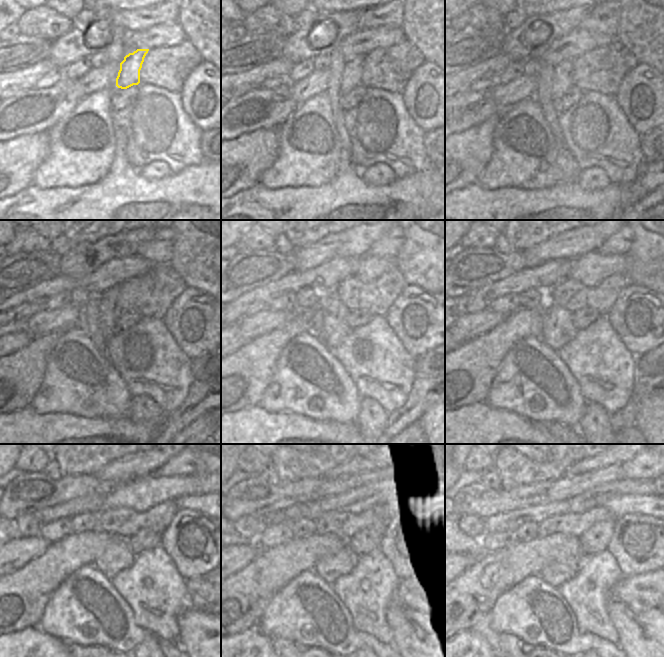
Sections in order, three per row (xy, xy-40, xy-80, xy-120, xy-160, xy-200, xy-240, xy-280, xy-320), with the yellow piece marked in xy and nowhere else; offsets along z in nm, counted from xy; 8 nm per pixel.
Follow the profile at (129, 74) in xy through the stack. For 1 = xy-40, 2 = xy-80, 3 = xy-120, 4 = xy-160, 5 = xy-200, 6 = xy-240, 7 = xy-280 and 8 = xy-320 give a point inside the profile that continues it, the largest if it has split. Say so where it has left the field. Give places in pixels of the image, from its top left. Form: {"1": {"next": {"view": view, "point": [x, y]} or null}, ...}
{"1": {"next": {"view": "xy-40", "point": [352, 73]}}, "2": {"next": {"view": "xy-80", "point": [562, 81]}}, "3": {"next": {"view": "xy-120", "point": [110, 310]}}, "4": {"next": {"view": "xy-160", "point": [335, 329]}}, "5": {"next": {"view": "xy-200", "point": [558, 330]}}, "6": {"next": {"view": "xy-240", "point": [117, 555]}}, "7": {"next": {"view": "xy-280", "point": [330, 567]}}, "8": {"next": {"view": "xy-320", "point": [555, 574]}}}

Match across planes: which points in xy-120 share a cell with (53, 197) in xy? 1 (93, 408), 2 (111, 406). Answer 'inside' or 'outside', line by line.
1: outside
2: outside

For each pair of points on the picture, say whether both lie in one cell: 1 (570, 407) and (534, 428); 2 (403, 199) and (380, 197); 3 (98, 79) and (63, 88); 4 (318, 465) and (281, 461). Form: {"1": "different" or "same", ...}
{"1": "different", "2": "same", "3": "different", "4": "same"}

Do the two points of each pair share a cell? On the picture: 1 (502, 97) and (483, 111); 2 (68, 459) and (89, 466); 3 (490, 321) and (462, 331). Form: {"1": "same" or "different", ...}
{"1": "different", "2": "same", "3": "same"}

